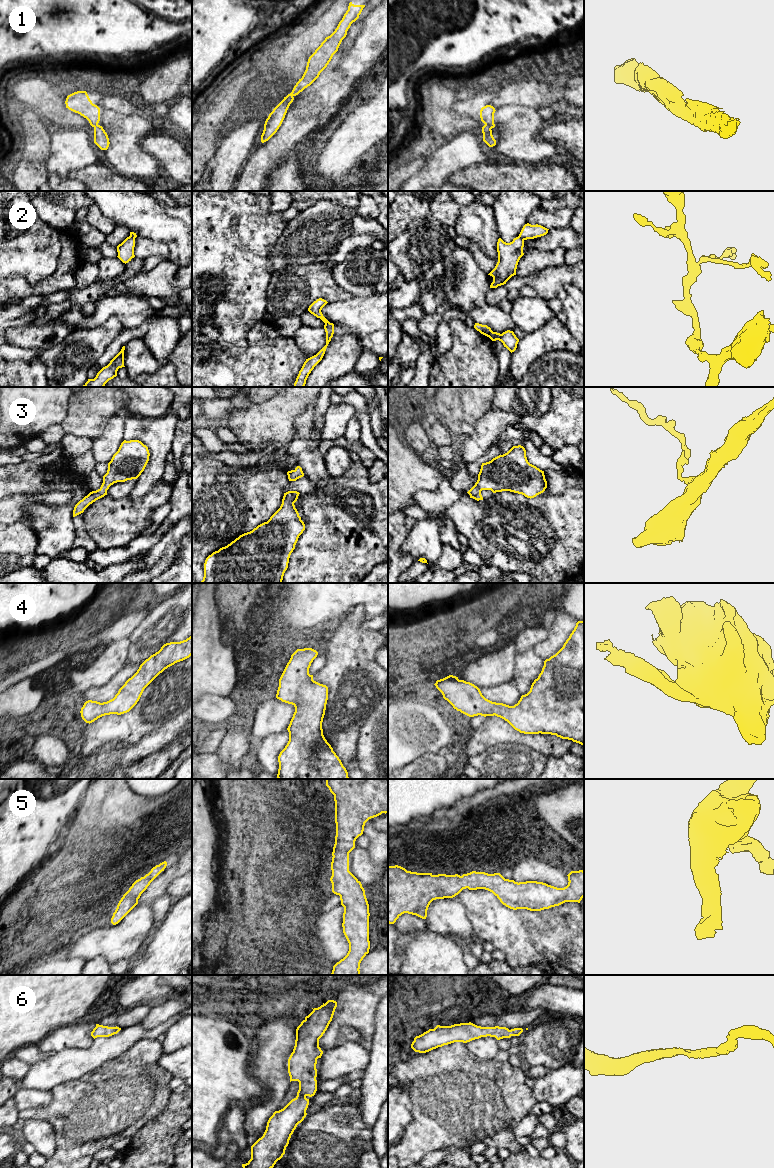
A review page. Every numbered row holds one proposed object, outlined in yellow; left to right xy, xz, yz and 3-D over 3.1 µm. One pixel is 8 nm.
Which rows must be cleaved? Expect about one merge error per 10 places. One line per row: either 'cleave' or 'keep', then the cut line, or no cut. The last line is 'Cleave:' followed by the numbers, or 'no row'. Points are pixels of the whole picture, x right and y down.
1: keep; no cut
2: keep; no cut
3: keep; no cut
4: keep; no cut
5: keep; no cut
6: keep; no cut
Cleave: no row

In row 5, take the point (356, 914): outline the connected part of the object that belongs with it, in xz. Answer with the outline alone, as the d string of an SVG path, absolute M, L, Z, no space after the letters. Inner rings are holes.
M326 779L334 795L336 836L332 852L332 892L340 896L343 913L343 933L349 943L347 955L333 966L331 975L361 975L360 963L369 953L369 904L361 882L349 871L349 853L356 839L363 834L365 823L382 813L388 813L388 779Z

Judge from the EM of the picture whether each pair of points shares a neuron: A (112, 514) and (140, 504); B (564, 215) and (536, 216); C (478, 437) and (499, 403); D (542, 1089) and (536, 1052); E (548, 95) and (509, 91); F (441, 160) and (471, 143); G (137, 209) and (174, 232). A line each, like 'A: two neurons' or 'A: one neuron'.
A: one neuron
B: one neuron
C: two neurons
D: two neurons
E: one neuron
F: one neuron
G: one neuron

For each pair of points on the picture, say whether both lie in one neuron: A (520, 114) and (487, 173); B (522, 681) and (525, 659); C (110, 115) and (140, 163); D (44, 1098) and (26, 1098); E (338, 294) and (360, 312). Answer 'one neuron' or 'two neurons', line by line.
A: two neurons
B: one neuron
C: one neuron
D: one neuron
E: two neurons

